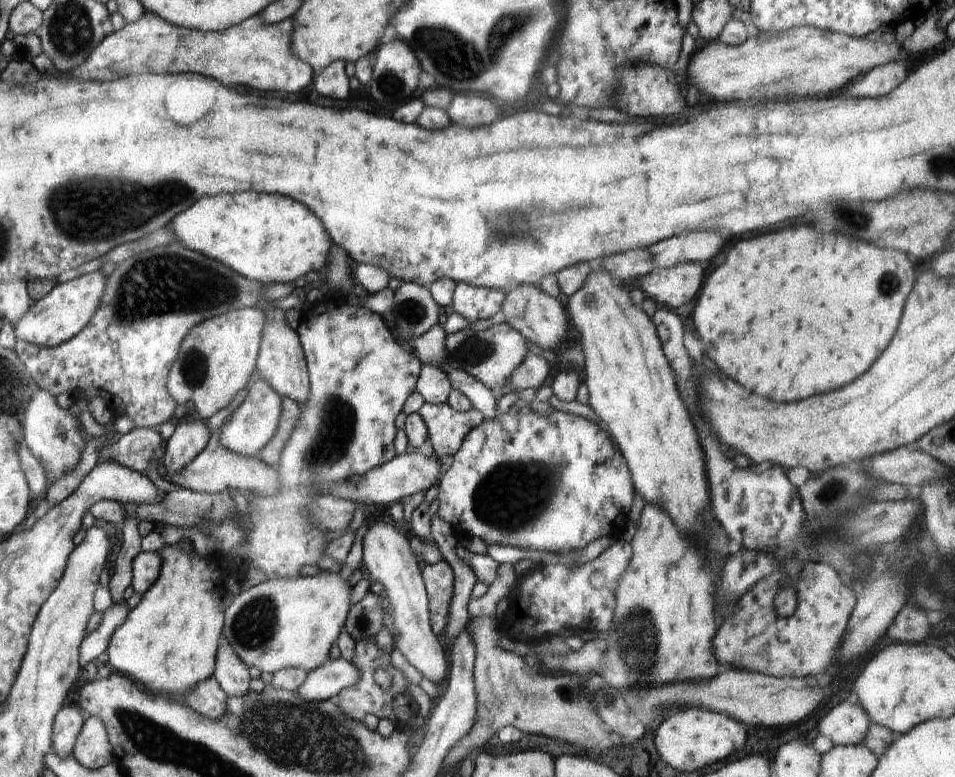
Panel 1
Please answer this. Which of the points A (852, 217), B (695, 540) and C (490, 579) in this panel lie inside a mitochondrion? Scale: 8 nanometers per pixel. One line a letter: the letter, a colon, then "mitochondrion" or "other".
A: mitochondrion
B: other
C: other

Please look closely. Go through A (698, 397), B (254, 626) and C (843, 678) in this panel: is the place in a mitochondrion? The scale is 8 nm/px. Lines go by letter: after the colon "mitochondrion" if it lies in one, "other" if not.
A: other
B: mitochondrion
C: other

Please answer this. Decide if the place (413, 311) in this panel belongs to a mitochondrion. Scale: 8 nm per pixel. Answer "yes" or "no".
yes

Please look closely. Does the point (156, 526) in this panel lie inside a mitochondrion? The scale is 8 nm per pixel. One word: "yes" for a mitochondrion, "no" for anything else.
no

